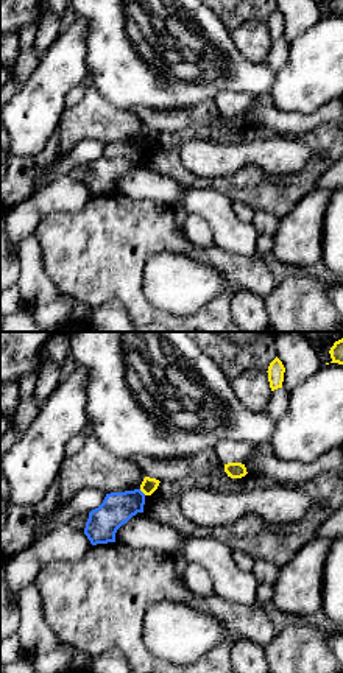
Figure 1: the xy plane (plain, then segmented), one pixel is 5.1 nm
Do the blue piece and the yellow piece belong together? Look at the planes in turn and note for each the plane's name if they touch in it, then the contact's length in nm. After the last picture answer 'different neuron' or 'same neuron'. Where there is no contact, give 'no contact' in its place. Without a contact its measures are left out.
xy | 50 nm

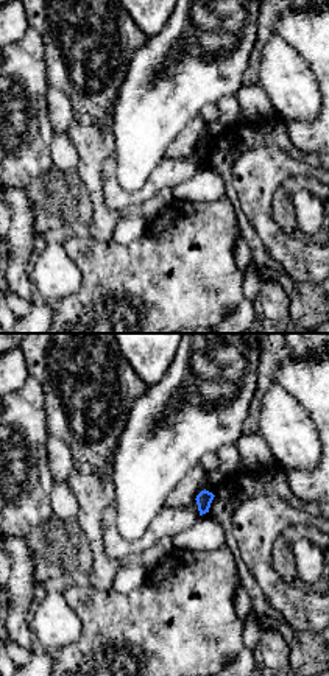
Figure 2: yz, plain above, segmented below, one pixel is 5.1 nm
no contact

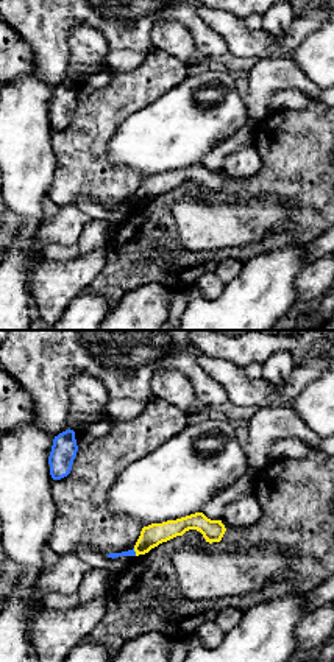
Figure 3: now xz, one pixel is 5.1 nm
xz | 40 nm

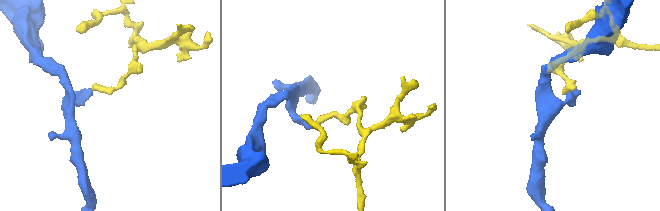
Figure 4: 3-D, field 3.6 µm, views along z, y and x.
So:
different neuron

